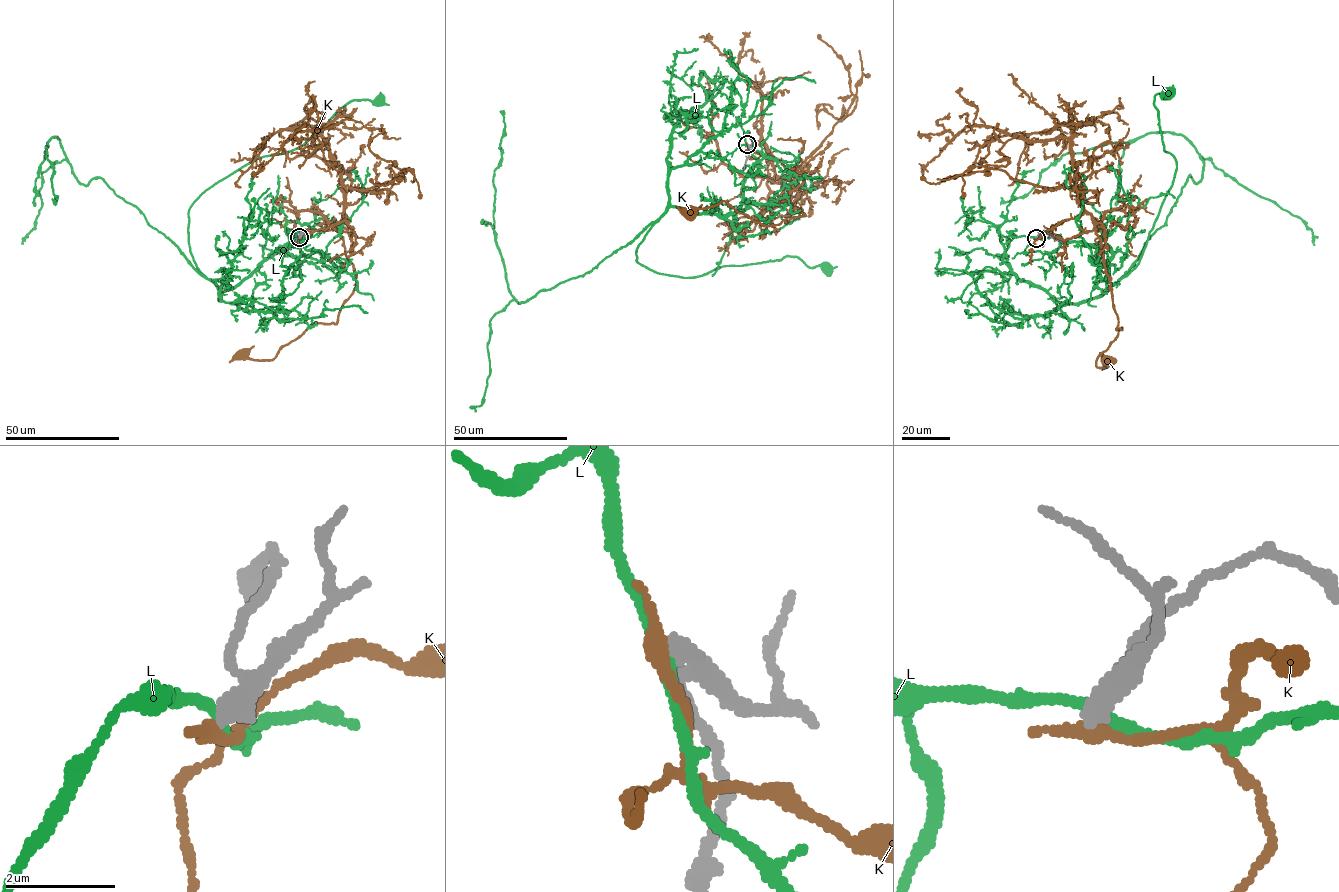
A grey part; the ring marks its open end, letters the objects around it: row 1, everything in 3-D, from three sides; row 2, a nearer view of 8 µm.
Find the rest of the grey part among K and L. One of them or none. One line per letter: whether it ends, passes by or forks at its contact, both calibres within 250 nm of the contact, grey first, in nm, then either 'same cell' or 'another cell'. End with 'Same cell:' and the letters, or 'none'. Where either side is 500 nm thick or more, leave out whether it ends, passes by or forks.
K: it ends there; 280 nm thick on the grey side, 360 nm on the other; another cell
L: it passes by; 360 nm thick on the grey side, 200 nm on the other; another cell
Same cell: none

